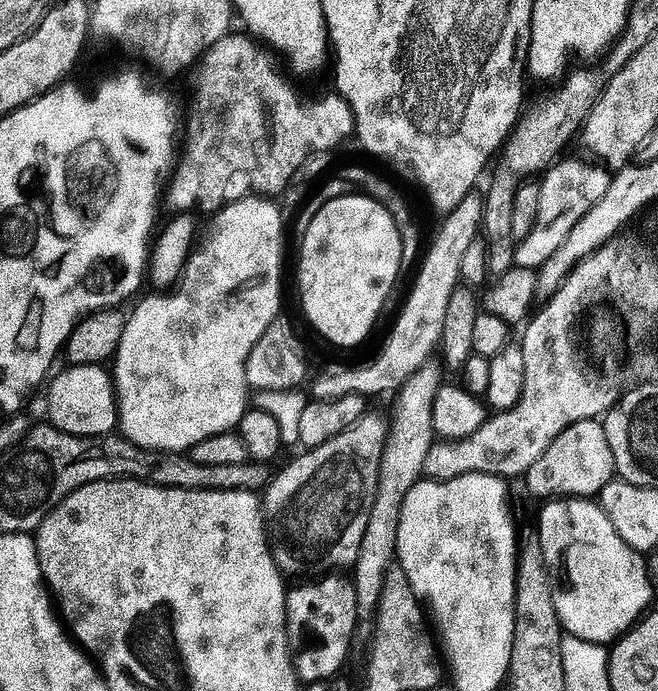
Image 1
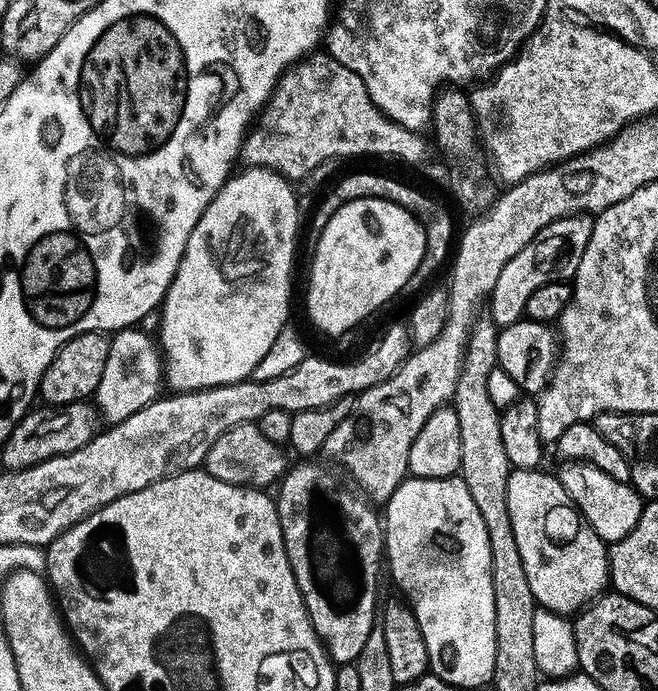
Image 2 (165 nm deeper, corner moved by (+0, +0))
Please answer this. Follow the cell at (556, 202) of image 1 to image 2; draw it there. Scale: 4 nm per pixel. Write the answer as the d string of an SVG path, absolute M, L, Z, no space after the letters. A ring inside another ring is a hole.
M588 214L567 216L565 220L546 226L546 230L542 230L542 234L538 234L538 238L534 238L534 242L530 242L530 246L518 254L518 258L506 265L490 297L490 319L497 328L509 328L525 319L530 298L534 298L542 286L575 281L578 266L582 266L582 257L586 255L586 246L590 246L590 234L594 234L595 225L595 219Z

